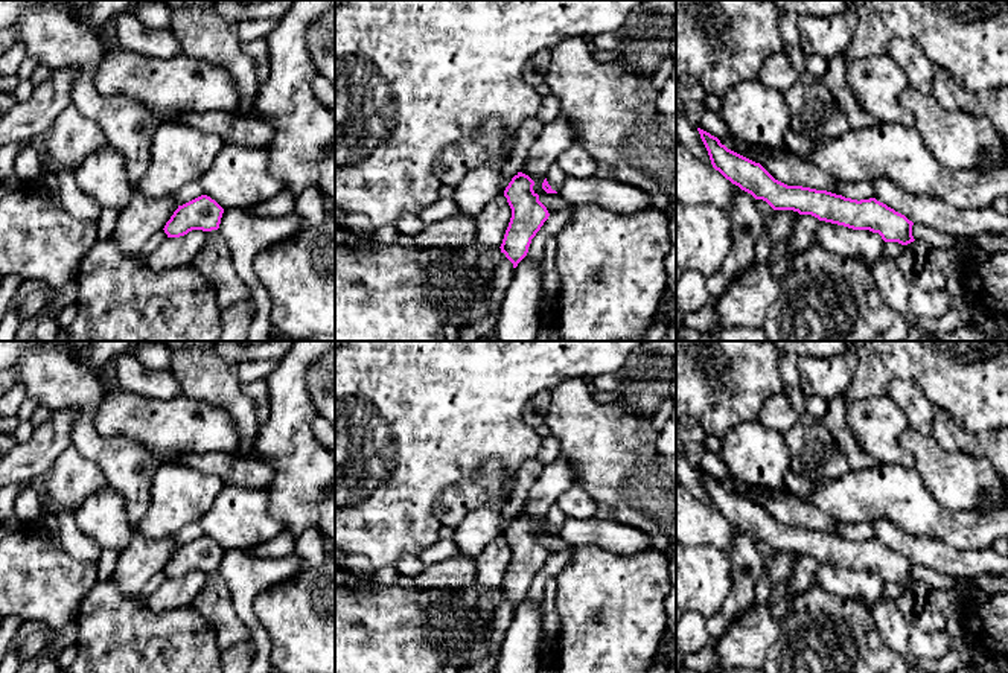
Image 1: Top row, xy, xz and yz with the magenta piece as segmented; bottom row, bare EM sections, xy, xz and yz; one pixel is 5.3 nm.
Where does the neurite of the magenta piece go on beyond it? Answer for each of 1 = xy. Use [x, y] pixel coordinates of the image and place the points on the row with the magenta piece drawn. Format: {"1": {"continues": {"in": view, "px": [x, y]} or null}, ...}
{"1": {"continues": null}}

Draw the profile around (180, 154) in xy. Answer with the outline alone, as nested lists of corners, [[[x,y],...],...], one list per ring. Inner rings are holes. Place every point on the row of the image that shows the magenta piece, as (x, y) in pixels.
[[[161,122],[152,139],[151,163],[136,192],[160,198],[198,181],[222,151],[219,136],[181,122]]]

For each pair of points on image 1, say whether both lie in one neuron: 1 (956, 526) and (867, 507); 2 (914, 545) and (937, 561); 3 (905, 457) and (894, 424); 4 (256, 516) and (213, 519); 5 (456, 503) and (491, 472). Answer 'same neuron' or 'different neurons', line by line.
1: same neuron
2: same neuron
3: same neuron
4: same neuron
5: same neuron

